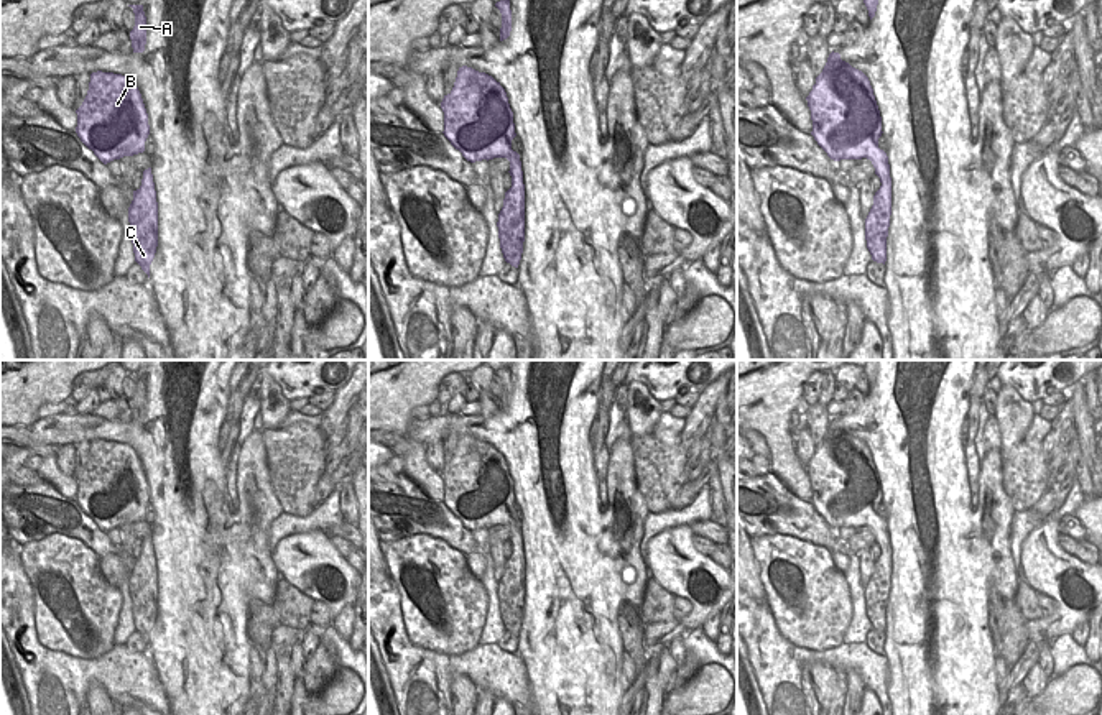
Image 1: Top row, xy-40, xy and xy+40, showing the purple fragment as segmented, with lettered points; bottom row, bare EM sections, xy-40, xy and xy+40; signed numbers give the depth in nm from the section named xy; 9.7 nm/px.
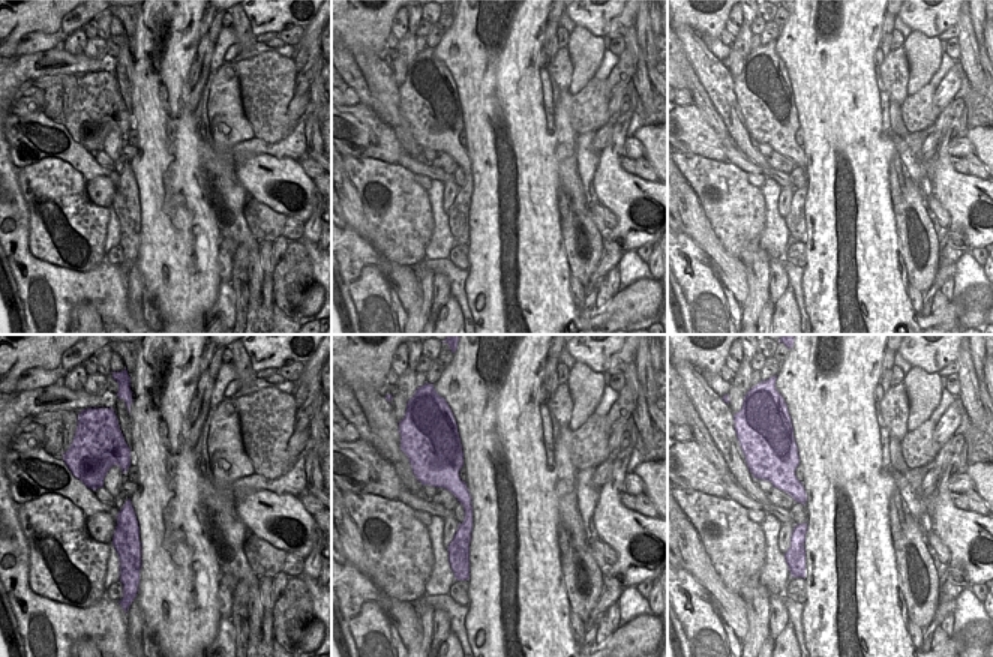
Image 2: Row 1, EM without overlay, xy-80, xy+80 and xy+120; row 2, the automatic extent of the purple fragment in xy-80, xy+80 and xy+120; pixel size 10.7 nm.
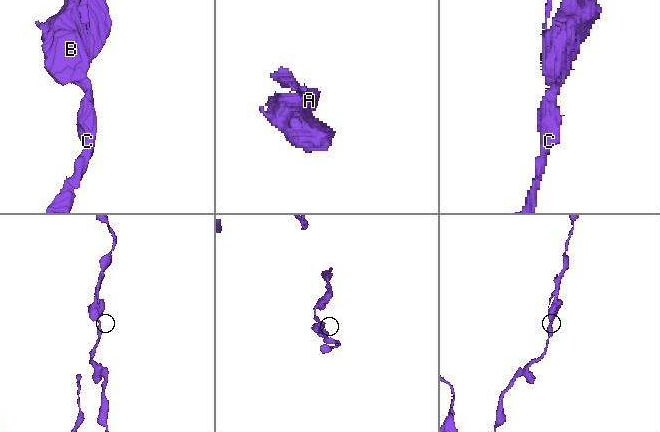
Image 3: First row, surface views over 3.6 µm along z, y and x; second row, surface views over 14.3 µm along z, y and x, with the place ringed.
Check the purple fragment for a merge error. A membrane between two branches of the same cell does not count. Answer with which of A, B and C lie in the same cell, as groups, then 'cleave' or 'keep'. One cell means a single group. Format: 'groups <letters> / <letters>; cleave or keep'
groups A B C; keep

